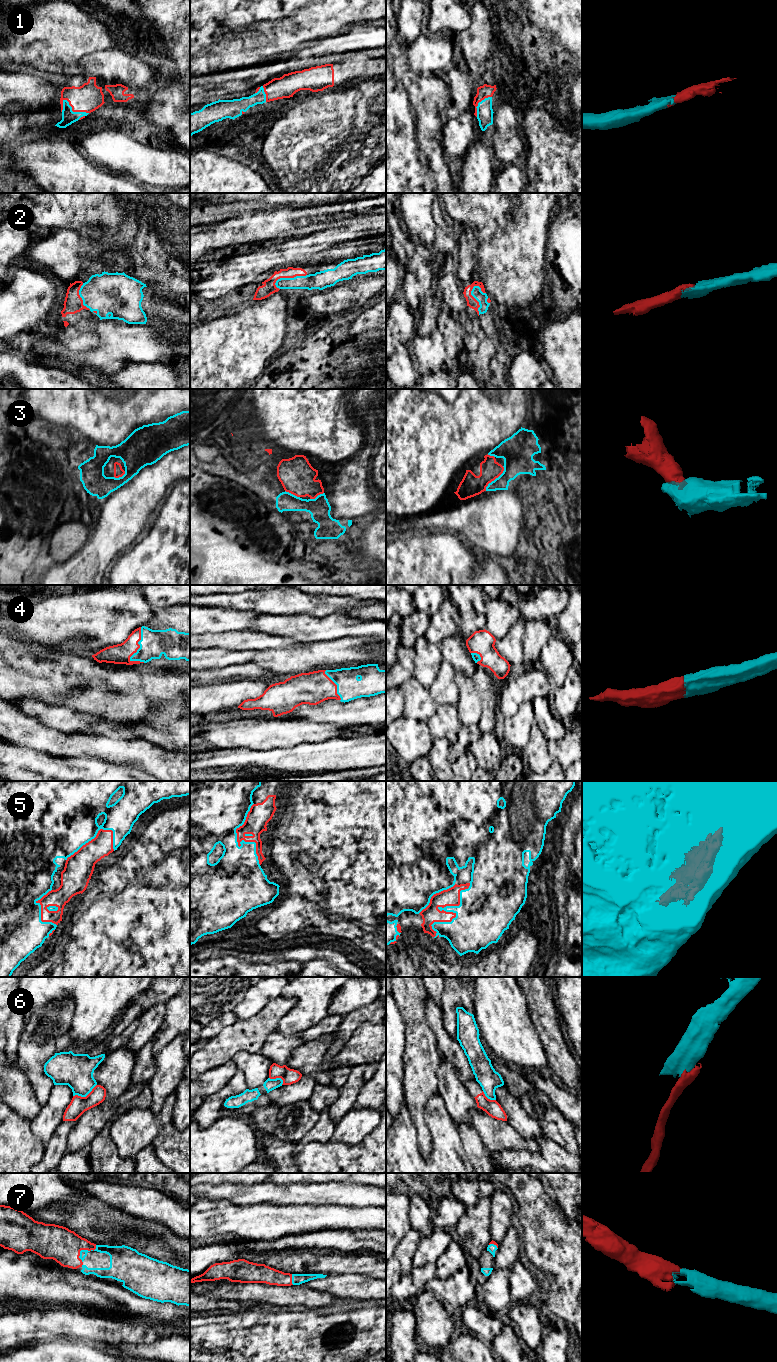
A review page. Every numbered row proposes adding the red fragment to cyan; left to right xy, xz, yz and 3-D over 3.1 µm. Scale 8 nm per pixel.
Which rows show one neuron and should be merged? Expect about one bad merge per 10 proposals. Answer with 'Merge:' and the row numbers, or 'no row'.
Merge: 1, 2, 3, 4, 5, 7

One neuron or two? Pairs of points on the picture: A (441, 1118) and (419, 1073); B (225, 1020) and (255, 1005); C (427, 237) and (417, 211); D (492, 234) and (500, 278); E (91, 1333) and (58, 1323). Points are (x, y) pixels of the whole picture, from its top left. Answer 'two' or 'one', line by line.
A: two
B: two
C: one
D: one
E: one

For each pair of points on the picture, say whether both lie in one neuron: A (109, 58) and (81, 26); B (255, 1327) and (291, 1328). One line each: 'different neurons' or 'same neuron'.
A: different neurons
B: same neuron

